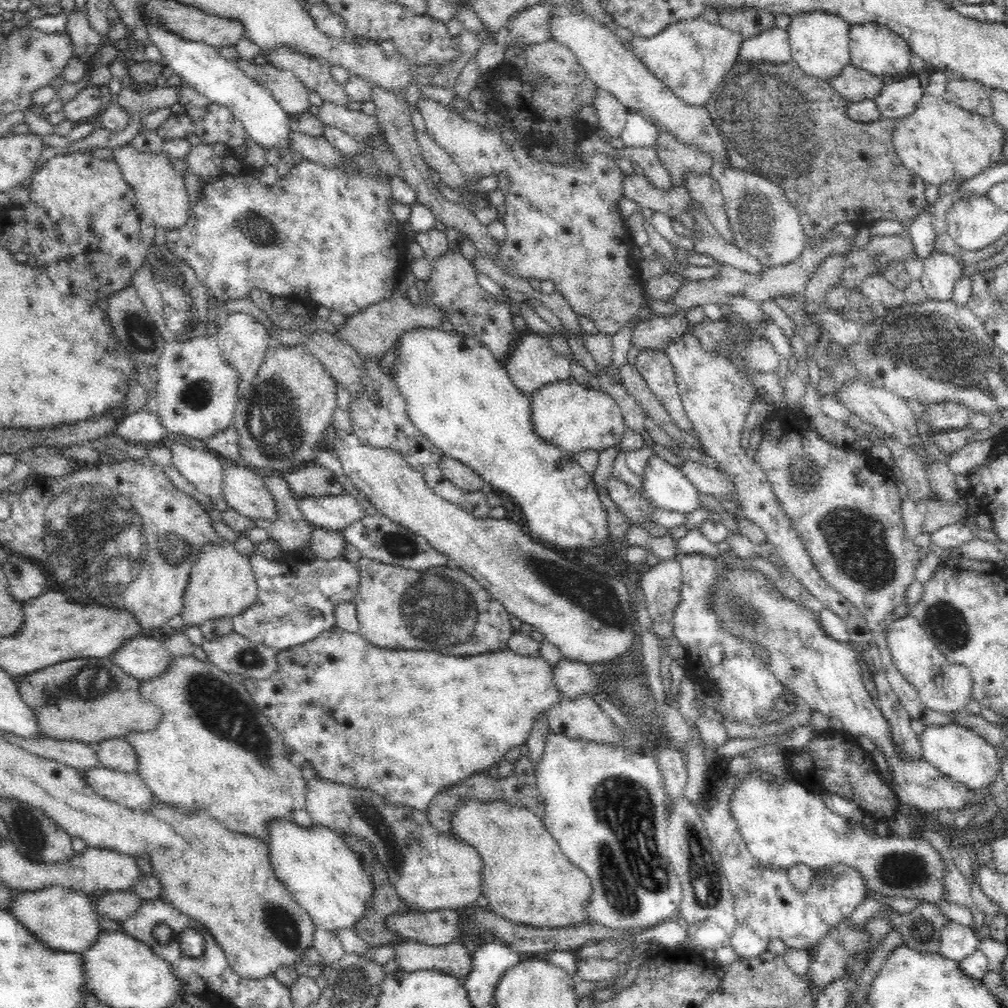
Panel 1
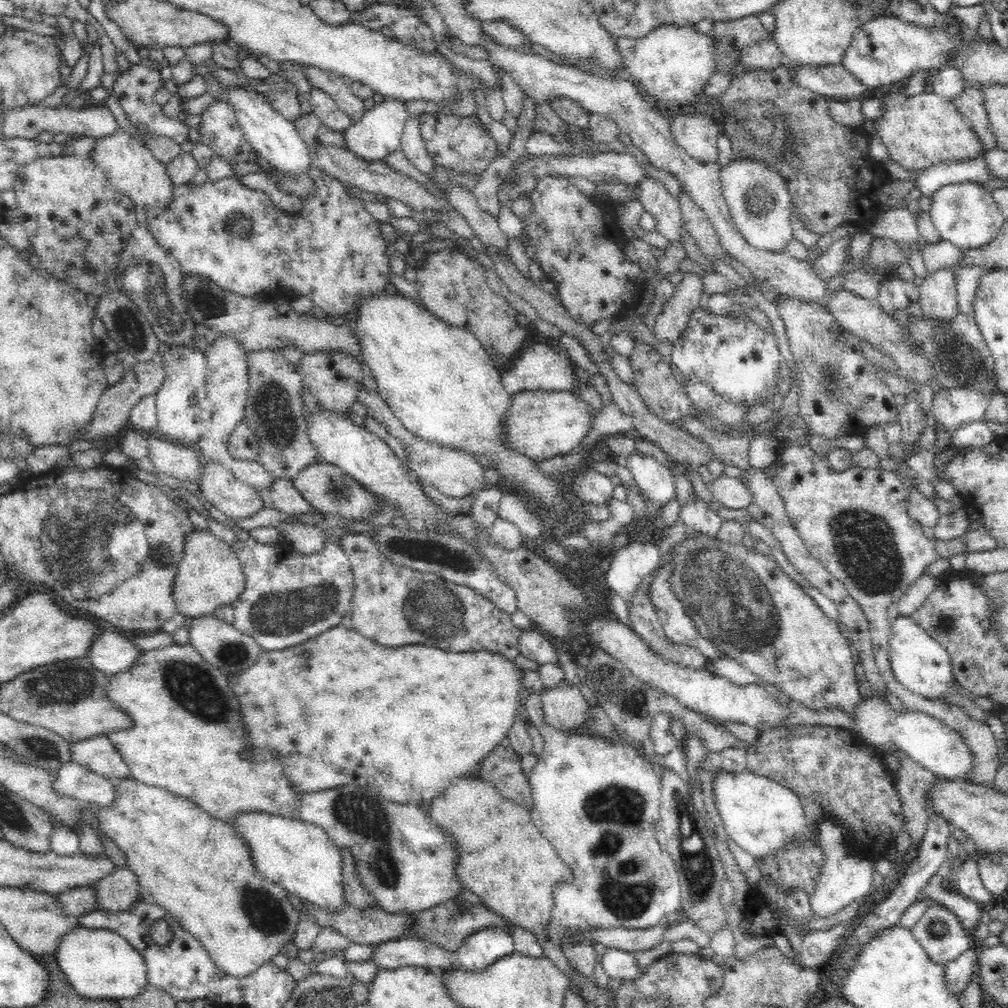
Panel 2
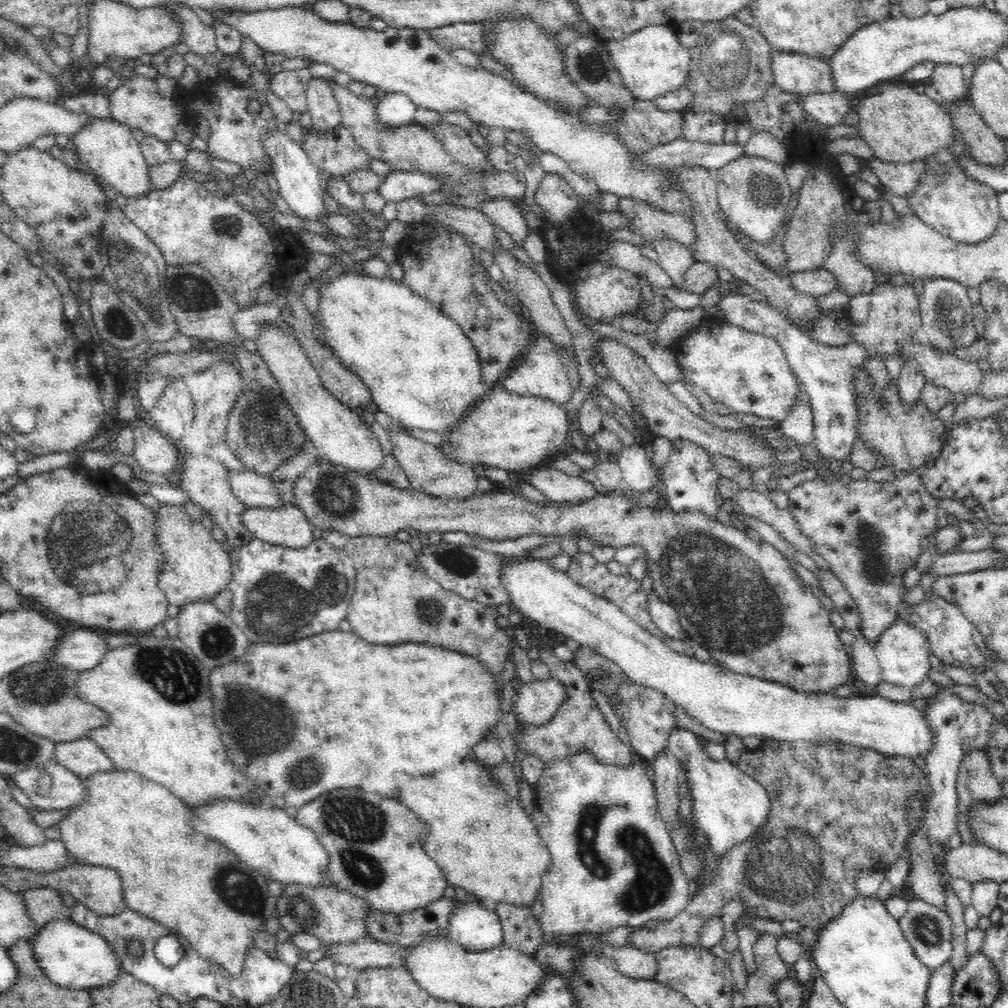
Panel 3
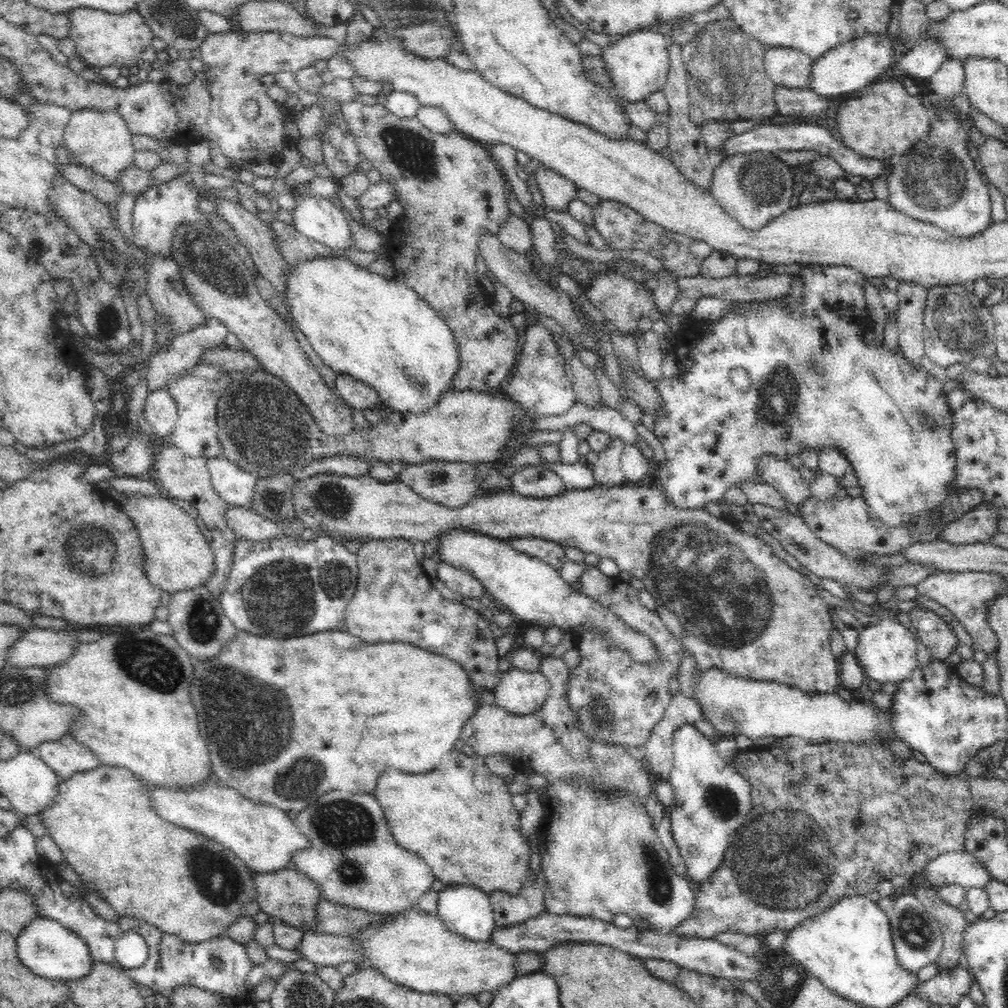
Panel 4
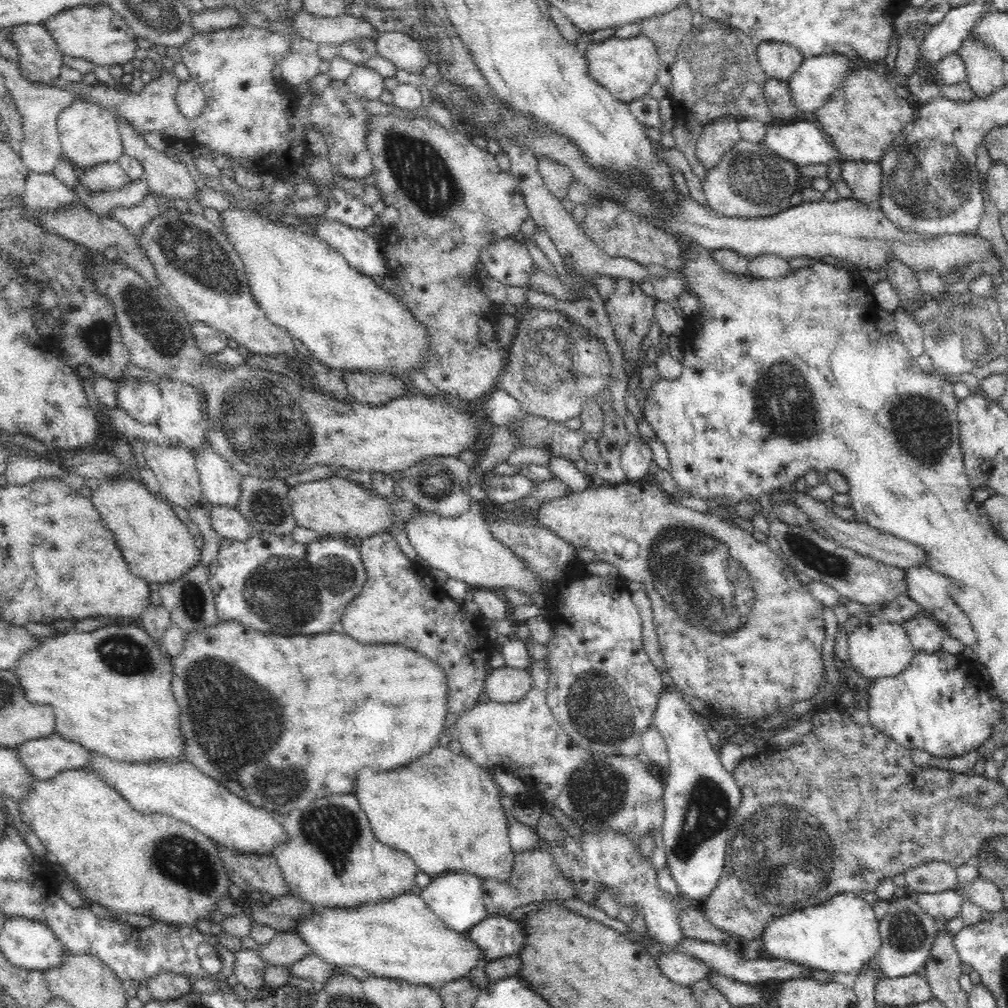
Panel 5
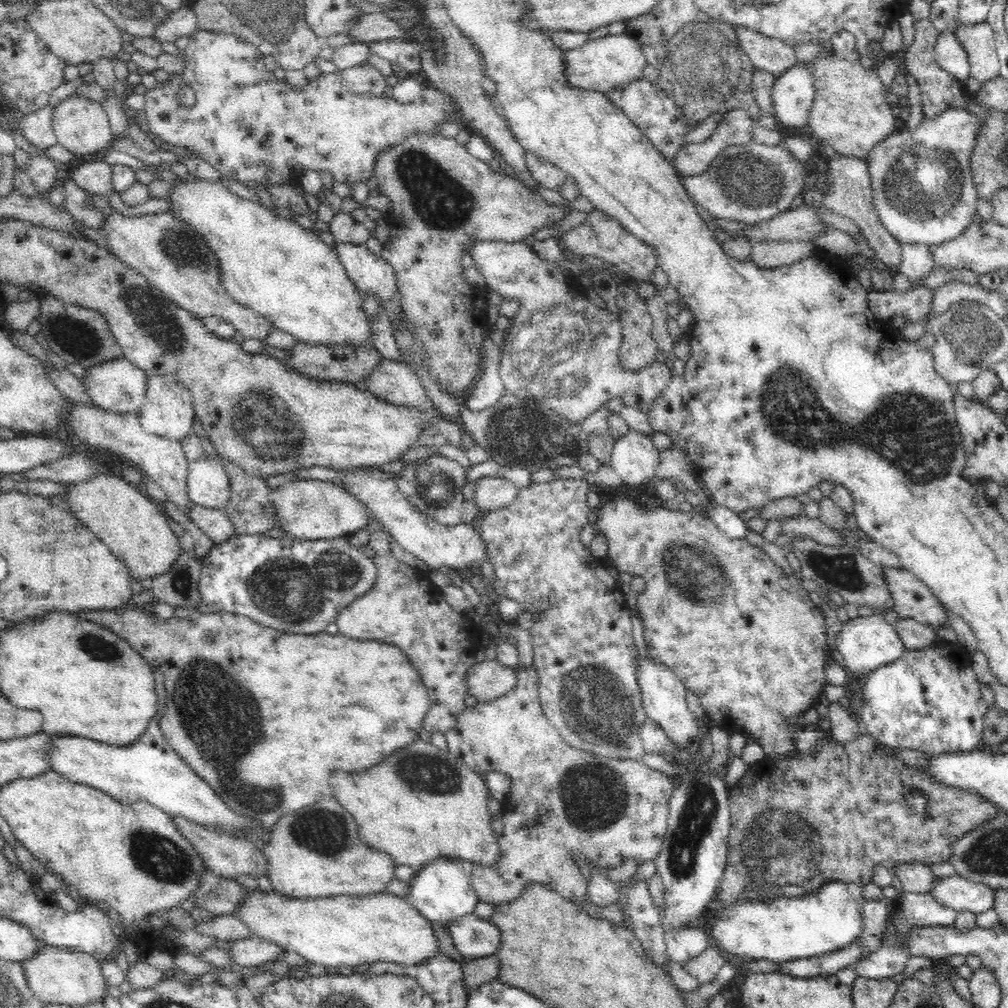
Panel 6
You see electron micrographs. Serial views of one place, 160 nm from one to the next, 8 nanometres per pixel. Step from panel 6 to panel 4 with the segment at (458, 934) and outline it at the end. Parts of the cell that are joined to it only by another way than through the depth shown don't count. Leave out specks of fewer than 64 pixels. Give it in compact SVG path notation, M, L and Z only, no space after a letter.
M542 912L537 917L528 919L525 923L511 927L495 928L490 943L498 944L504 949L510 949L516 954L520 952L540 952L551 950L552 947L564 943L598 943L601 946L612 947L624 951L639 959L654 958L675 962L687 970L696 971L716 978L728 980L758 981L760 972L770 969L766 963L745 955L743 952L716 941L715 939L680 939L670 934L662 934L655 928L638 930L637 927L619 927L612 923L605 923L598 919L584 919L574 915L550 915Z

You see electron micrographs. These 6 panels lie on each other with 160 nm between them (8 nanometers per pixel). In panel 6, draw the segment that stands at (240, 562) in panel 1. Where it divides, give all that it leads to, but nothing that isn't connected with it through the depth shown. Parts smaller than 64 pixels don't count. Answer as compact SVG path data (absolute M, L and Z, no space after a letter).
M103 473L65 485L67 492L60 497L74 505L74 515L108 545L112 554L124 563L132 579L154 579L174 566L180 556L178 538L172 534L166 514L162 514L146 494L142 496L136 485L128 483L122 476Z

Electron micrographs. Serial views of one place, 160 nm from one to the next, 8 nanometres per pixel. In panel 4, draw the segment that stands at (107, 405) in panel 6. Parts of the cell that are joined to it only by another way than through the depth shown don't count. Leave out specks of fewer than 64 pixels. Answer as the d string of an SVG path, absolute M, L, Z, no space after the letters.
M167 388L149 392L143 408L144 418L150 424L153 434L164 439L170 436L179 418L178 405Z

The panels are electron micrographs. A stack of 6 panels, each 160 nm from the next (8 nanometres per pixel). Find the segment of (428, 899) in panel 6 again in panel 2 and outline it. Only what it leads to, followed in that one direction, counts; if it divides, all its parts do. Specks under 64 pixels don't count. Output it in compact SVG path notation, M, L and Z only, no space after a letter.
M496 925L474 932L457 948L457 963L461 970L484 972L492 963L498 962L514 952L513 940L509 932Z

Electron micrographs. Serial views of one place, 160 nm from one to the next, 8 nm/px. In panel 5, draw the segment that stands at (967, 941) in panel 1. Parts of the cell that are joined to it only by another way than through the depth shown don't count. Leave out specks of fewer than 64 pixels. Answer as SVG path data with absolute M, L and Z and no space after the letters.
M906 895L890 899L888 903L885 915L879 920L880 937L883 938L879 952L880 967L887 977L908 976L920 966L925 966L938 934L936 921Z

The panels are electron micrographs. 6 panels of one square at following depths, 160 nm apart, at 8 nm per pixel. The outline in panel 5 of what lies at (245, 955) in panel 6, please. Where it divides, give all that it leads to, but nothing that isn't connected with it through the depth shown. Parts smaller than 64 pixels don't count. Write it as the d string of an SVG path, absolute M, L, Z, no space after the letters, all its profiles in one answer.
M279 932L272 942L257 948L257 955L268 964L289 967L304 956L315 954L314 948L307 942L304 941L304 937L293 932Z

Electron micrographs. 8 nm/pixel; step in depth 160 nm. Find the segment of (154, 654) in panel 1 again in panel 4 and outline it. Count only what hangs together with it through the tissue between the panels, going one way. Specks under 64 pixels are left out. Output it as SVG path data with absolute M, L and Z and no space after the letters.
M32 626L20 642L16 642L10 650L10 667L38 666L44 669L58 666L60 661L74 656L78 642L67 629L54 631Z

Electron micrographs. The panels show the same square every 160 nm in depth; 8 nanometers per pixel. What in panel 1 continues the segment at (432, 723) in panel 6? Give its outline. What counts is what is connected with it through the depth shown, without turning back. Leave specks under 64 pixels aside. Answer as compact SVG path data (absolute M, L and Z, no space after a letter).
M361 556L357 562L359 585L353 602L359 622L357 633L384 650L430 650L438 654L452 656L474 656L482 652L509 648L508 640L516 632L510 623L511 614L504 605L496 600L488 590L460 568L440 566L438 569L416 570L398 565L391 565Z

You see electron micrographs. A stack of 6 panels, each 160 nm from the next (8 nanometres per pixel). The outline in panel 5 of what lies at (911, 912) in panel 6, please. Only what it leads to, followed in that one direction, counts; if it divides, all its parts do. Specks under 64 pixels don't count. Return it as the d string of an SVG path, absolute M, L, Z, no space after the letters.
M956 889L932 894L918 893L917 903L935 920L942 916L950 920L961 912L963 897Z

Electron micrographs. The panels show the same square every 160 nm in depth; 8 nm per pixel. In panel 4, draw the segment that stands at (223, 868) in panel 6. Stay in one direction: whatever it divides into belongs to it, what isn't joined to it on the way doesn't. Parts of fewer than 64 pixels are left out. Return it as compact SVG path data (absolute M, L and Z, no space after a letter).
M292 867L283 868L272 874L254 872L254 881L259 893L260 908L268 916L274 916L277 922L288 924L290 927L299 928L305 933L317 933L318 904L324 900L322 885L315 884L311 877L304 876Z

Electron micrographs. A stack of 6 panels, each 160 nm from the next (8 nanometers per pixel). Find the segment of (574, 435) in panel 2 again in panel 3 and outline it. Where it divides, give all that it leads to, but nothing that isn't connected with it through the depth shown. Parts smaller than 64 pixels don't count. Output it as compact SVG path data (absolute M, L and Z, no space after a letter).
M501 387L492 390L483 402L478 404L474 410L470 410L460 426L456 426L452 432L446 433L447 444L442 444L441 449L446 453L450 461L472 465L482 464L488 468L498 468L510 472L520 469L535 468L546 463L546 458L552 458L556 452L564 448L564 440L568 438L568 414L558 401L548 400L540 396L520 396L518 393L506 392Z

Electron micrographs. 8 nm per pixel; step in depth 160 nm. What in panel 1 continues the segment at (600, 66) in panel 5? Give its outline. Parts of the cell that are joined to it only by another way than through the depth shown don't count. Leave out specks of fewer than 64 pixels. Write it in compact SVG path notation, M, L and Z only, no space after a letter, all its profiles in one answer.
M693 17L692 20L680 20L670 24L652 38L636 37L632 38L631 51L639 57L647 66L647 69L656 77L659 77L676 96L685 100L690 105L705 105L712 93L717 89L718 84L724 80L728 68L732 68L732 63L737 59L737 54L746 39L739 32L728 30L719 25L712 24L706 19Z

